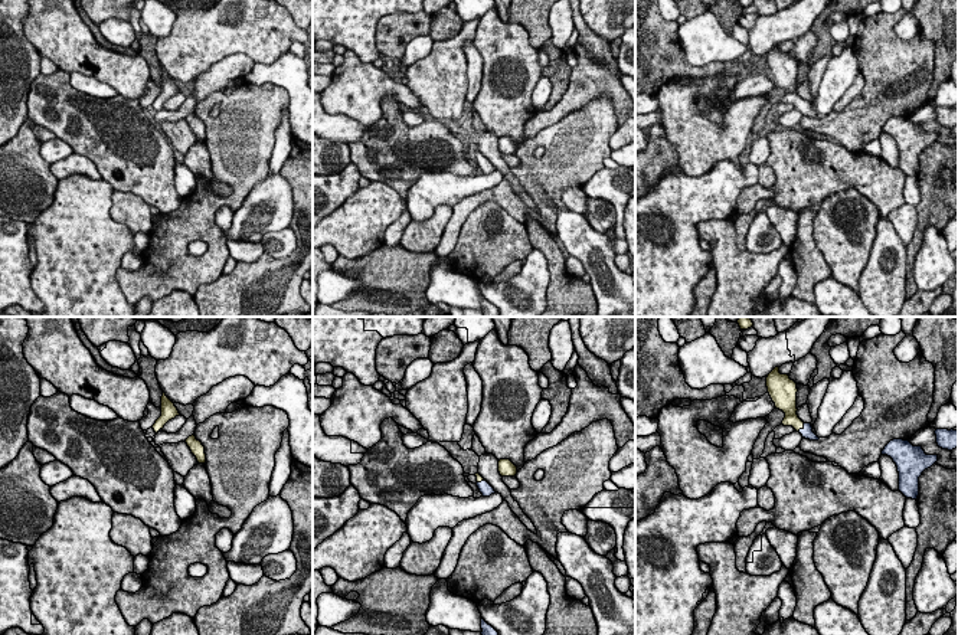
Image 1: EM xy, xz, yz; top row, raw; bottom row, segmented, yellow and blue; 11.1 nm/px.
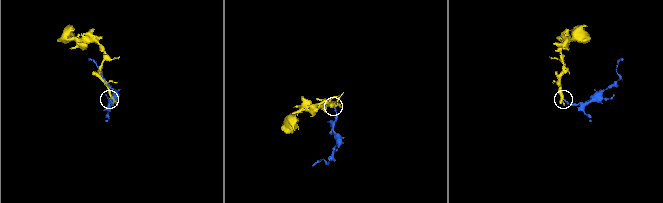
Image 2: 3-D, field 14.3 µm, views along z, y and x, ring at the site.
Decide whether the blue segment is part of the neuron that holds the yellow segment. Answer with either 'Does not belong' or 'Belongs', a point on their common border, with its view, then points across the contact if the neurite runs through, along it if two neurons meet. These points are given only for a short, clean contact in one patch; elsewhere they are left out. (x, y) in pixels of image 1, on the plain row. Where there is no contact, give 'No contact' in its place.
Belongs. Touches yellow at yz (801, 105). Path across: yz (790, 87), (791, 95), (801, 105), (807, 110)

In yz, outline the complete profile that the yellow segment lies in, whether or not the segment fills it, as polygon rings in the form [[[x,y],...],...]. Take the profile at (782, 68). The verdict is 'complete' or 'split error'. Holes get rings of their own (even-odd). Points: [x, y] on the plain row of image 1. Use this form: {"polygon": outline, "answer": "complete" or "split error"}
{"polygon": [[[775,45],[766,55],[766,65],[775,85],[785,91],[781,102],[792,104],[805,117],[818,118],[811,101],[804,101],[797,92],[797,60],[788,52],[781,52],[779,45]]], "answer": "split error"}

